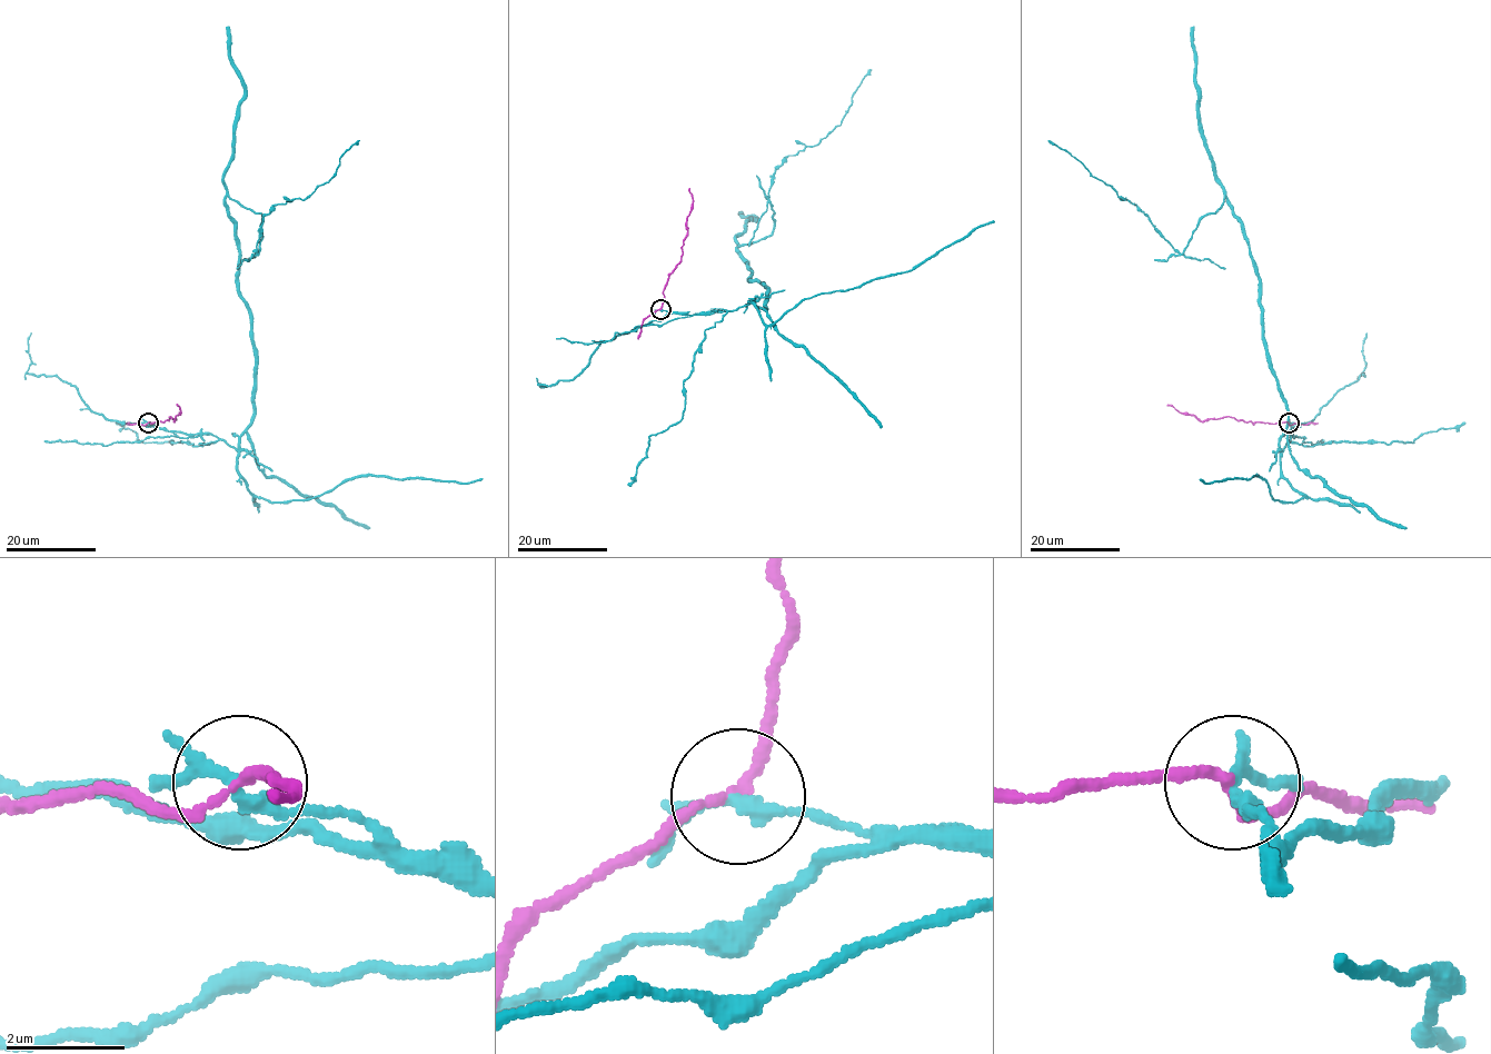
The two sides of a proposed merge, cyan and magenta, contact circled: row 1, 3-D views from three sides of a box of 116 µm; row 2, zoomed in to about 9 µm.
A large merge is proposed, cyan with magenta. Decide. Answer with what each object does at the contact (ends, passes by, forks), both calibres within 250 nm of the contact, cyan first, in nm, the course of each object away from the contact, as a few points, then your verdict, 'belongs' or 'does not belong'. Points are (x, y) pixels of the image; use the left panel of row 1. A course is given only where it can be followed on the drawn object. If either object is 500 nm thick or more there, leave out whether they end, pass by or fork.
cyan forks | magenta passes by | 170/140 nm | cyan via (148, 423), (239, 449), (255, 361), (226, 198), (261, 215), (257, 254), (274, 206), (327, 182), (358, 140) | magenta via (148, 423), (168, 420), (170, 416), (175, 420), (180, 413), (177, 404) | does not belong

